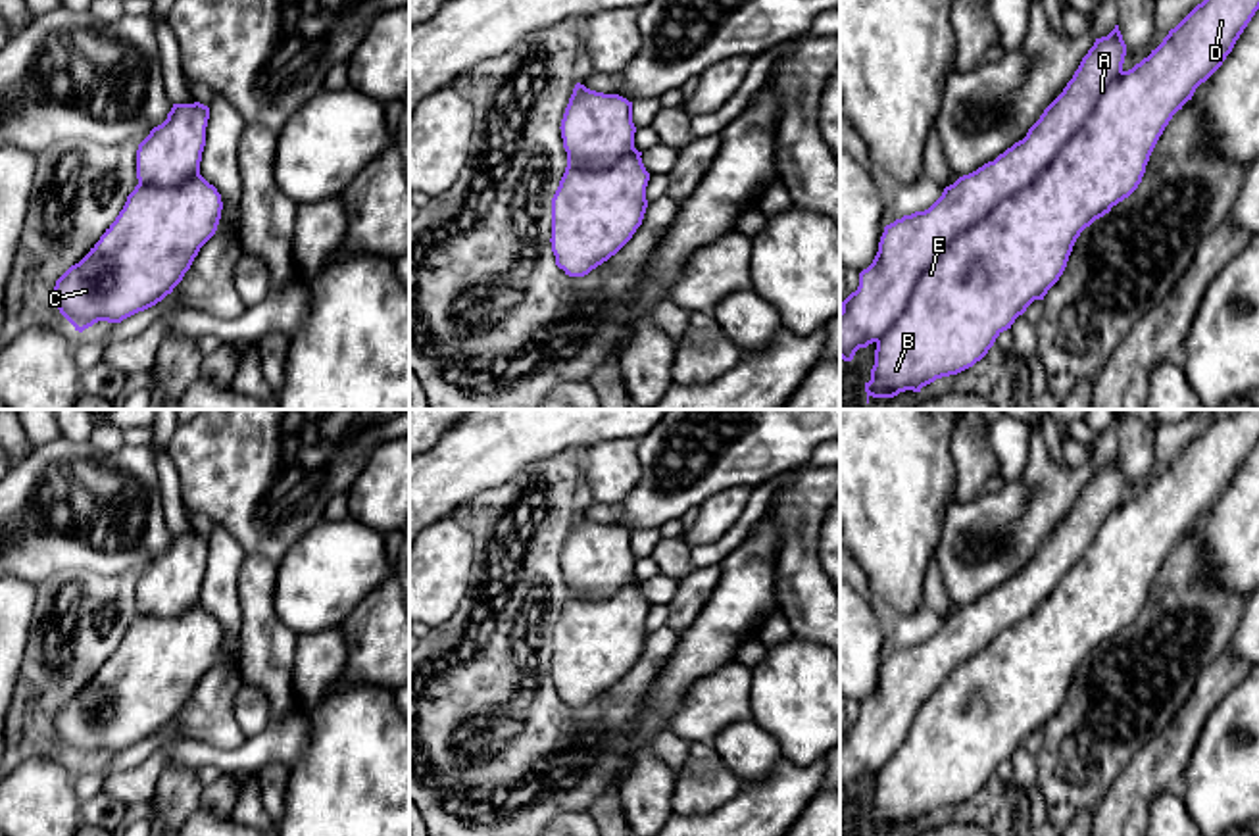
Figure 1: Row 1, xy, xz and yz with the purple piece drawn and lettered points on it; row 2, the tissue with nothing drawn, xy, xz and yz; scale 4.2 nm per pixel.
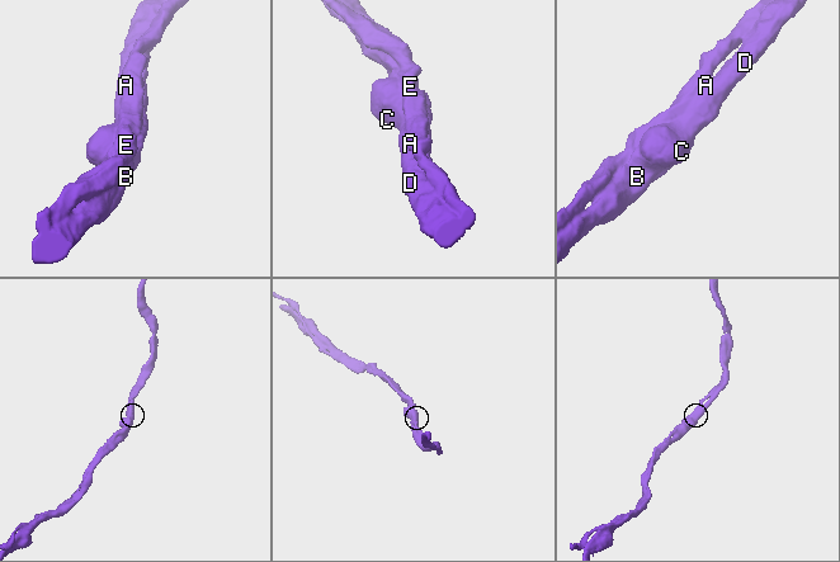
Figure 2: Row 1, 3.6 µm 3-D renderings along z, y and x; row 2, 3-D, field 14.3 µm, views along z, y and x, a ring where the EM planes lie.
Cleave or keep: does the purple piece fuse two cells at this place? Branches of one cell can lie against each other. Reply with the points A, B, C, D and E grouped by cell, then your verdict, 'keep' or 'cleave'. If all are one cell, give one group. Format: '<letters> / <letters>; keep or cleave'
A B C D E; keep

